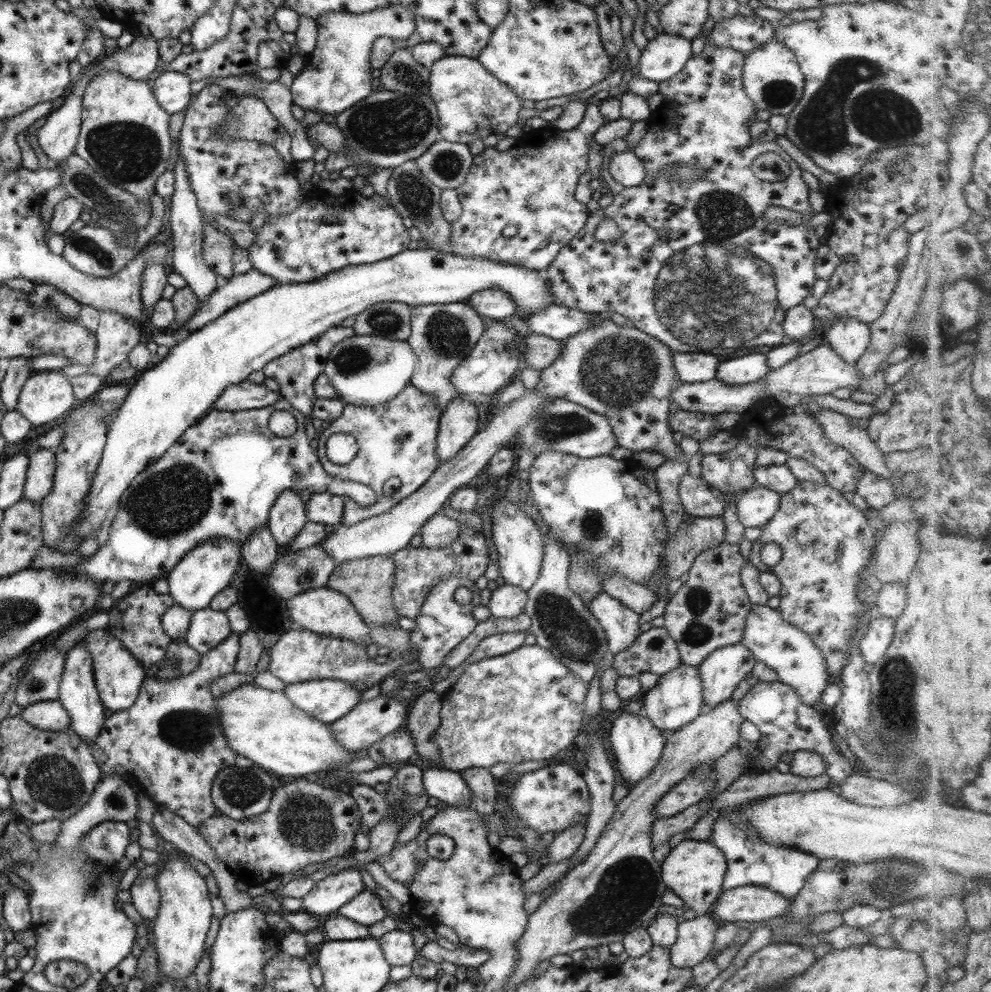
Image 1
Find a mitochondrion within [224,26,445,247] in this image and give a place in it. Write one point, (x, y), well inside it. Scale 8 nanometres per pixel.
(392, 126)

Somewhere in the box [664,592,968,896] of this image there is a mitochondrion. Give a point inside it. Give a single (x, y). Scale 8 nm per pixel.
(896, 707)

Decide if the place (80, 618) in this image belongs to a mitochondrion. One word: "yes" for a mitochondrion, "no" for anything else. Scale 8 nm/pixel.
no

